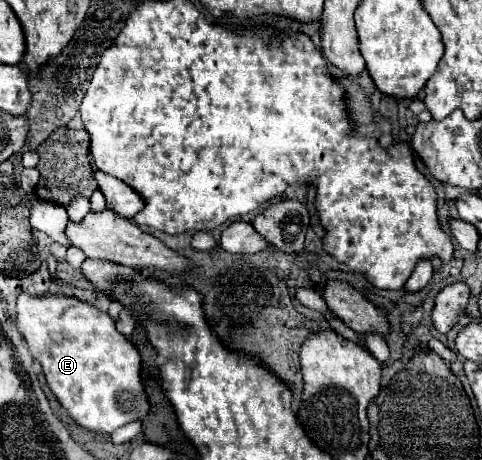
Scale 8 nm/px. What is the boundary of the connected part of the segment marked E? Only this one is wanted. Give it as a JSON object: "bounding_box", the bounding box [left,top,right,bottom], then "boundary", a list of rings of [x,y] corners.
{"bounding_box":[16,292,150,434],"boundary":[[[28,292],[18,296],[16,312],[16,328],[24,336],[30,354],[40,362],[50,390],[82,428],[112,434],[116,428],[134,420],[142,420],[148,414],[150,404],[140,380],[140,354],[134,344],[116,330],[114,320],[106,312],[80,302],[74,296],[32,296]]]}

